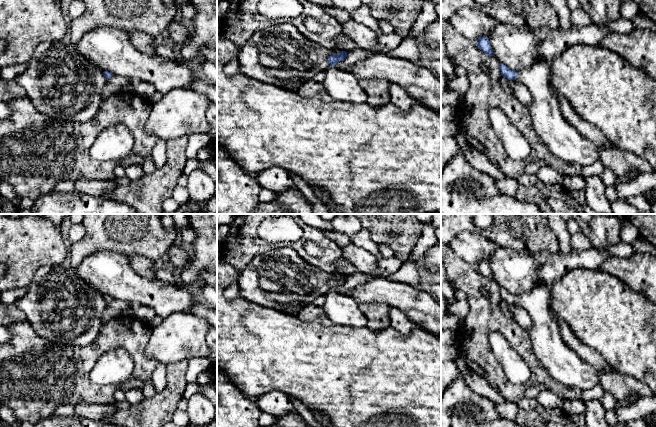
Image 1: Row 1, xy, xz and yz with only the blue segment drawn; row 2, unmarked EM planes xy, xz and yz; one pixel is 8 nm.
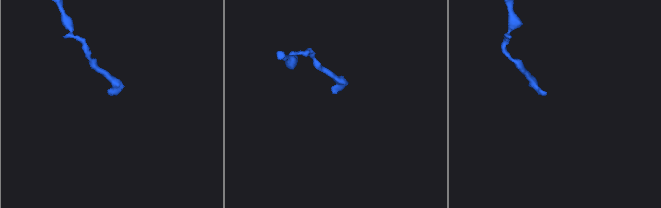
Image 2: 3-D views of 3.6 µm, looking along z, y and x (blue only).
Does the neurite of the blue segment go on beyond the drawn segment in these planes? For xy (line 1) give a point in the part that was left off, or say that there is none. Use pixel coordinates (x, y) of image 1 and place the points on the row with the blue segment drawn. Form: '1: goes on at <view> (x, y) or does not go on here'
1: does not go on here

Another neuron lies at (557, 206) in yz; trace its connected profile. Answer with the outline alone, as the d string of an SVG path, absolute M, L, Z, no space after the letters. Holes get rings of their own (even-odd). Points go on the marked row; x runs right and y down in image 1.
M547 197L546 203L553 211L553 214L577 214L570 204L563 202L562 200Z

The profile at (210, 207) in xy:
M217 191L215 195L204 204L197 204L189 199L186 203L180 204L175 212L163 214L217 214Z

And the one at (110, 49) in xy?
M100 26L87 32L75 48L103 72L108 71L114 75L126 77L131 82L148 82L163 95L172 89L190 88L195 80L187 61L169 60L158 55L143 54L131 44L128 33L112 27Z

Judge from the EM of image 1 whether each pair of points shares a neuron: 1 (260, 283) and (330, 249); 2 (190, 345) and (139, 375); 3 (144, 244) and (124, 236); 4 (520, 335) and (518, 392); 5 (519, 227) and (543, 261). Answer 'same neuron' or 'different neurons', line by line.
1: different neurons
2: different neurons
3: same neuron
4: same neuron
5: different neurons

